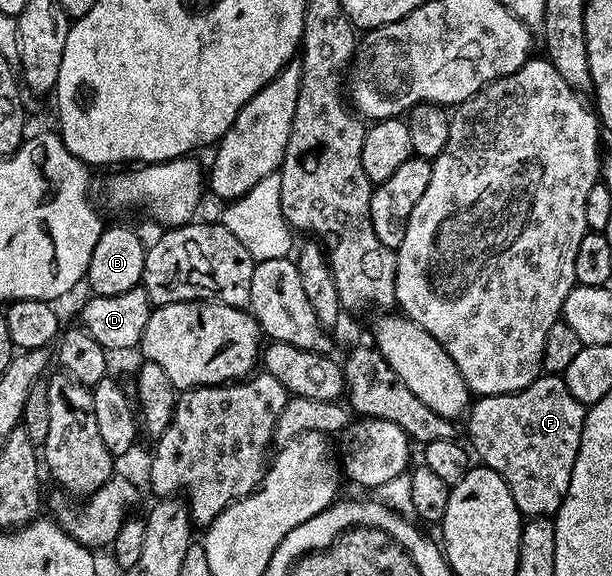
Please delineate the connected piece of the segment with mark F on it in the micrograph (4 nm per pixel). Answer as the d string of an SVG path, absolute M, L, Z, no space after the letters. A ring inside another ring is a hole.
M544 373L521 391L512 391L509 395L479 396L466 412L467 442L475 458L477 455L483 466L489 467L502 477L502 481L506 481L521 516L552 517L560 510L564 494L570 489L570 473L574 473L585 414L585 404L578 402L570 393L563 377L556 373Z

